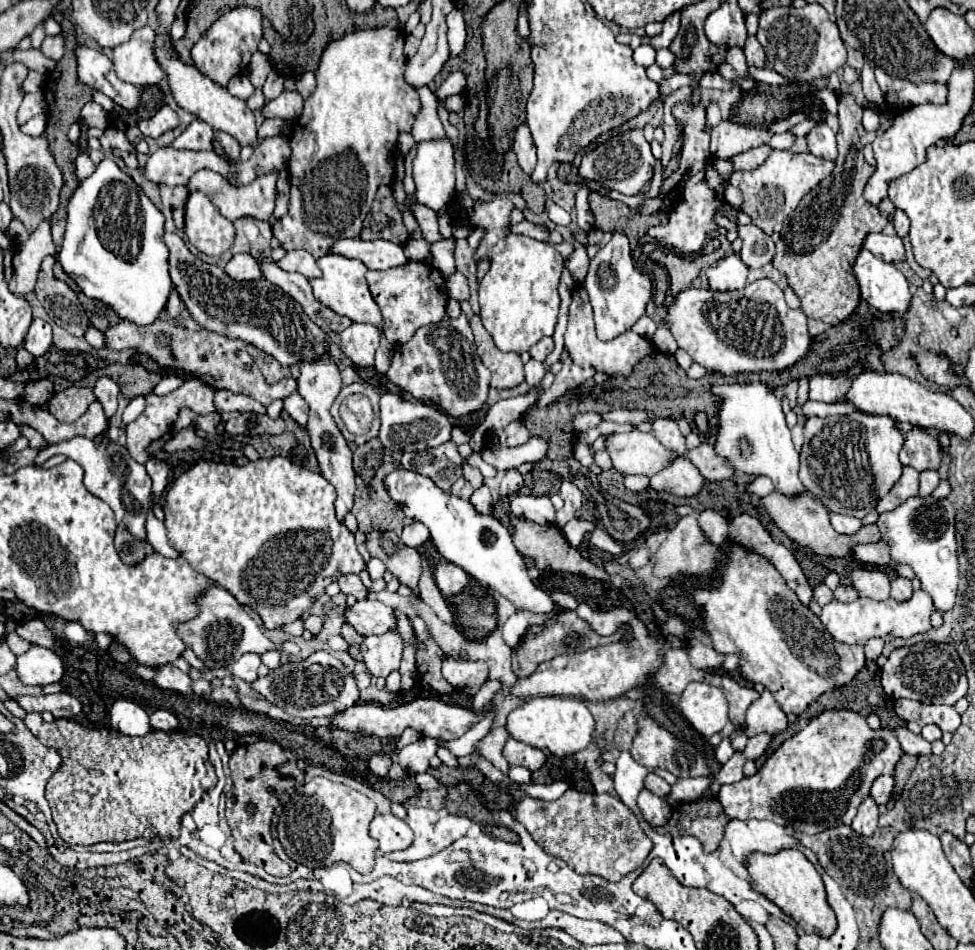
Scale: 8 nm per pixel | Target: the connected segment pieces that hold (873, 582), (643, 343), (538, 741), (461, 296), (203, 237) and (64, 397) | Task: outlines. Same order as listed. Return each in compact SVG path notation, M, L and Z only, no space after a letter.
M857 568L853 572L853 586L861 592L861 596L873 600L887 600L889 598L889 578L877 568Z
M577 286L573 290L573 302L571 302L571 310L569 310L569 326L567 326L567 334L565 334L565 346L573 358L573 362L577 362L583 368L595 368L597 372L603 372L607 376L629 376L633 372L633 368L647 356L653 356L657 352L655 344L649 338L639 336L633 330L627 330L625 334L621 334L615 340L609 342L601 342L595 336L595 326L593 326L593 310L587 298L587 292L583 286Z
M569 696L531 698L523 706L509 712L507 724L505 724L511 738L523 744L529 744L533 748L539 748L543 752L551 752L559 758L587 748L587 744L593 738L593 726L595 726L595 720L587 710L587 706L581 700L569 698Z
M455 272L449 280L447 280L447 294L449 298L455 298L459 302L469 300L469 286L467 286L467 278L461 272Z
M191 192L185 204L187 240L207 256L221 256L235 240L235 226L221 216L207 194Z
M71 386L63 392L53 394L43 410L53 414L61 422L75 422L81 414L85 414L87 406L95 400L95 394L91 388L77 388Z

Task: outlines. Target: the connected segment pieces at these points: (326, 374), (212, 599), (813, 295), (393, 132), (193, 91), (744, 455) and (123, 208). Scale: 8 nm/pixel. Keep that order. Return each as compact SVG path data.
M325 356L321 358L321 362L303 362L301 364L301 374L297 378L297 392L305 398L305 402L309 404L309 422L307 422L307 430L309 430L309 438L311 438L311 446L317 454L319 460L319 468L325 476L325 480L329 480L335 490L337 490L337 500L335 500L335 508L337 508L337 518L343 522L345 516L351 512L353 508L353 494L355 494L355 472L351 466L351 450L341 434L341 430L337 428L333 416L329 414L331 404L335 402L339 390L341 390L341 374L337 364Z
M209 586L205 592L201 592L201 596L197 596L195 602L199 604L199 614L189 622L177 624L175 630L177 636L197 654L197 658L207 668L229 668L247 652L265 654L269 650L283 650L287 654L299 654L299 646L295 642L283 642L281 646L277 646L275 642L265 638L263 630L251 620L245 608L237 604L237 600L221 586Z
M849 92L839 94L839 158L835 160L835 172L819 182L817 188L799 202L797 210L785 218L781 240L777 242L777 254L773 258L773 266L787 276L789 286L797 292L803 312L809 318L833 326L853 314L861 300L859 284L853 276L853 260L857 258L863 240L867 234L881 232L887 226L887 218L863 198L865 182L873 174L873 166L863 160L863 146L857 134L863 110Z
M375 28L375 30L359 30L359 32L353 32L353 34L347 34L343 36L341 40L333 40L323 56L321 56L321 64L319 64L319 70L315 72L317 76L317 90L311 94L309 100L305 100L305 108L301 112L301 116L295 120L293 128L291 128L291 136L289 136L289 142L291 142L291 158L287 162L287 170L289 170L289 184L291 184L291 204L289 204L289 212L277 220L273 224L273 236L279 240L281 248L285 250L295 250L295 248L303 248L307 250L309 254L313 254L315 258L321 258L325 254L329 254L329 248L337 242L337 240L343 240L343 238L357 238L361 234L361 228L363 228L363 218L367 216L367 212L371 210L371 202L375 198L375 192L381 184L391 184L393 176L395 176L395 146L397 146L397 138L401 132L411 132L413 128L413 122L421 110L421 100L419 100L419 94L415 92L413 86L409 86L403 78L403 72L405 72L405 64L407 64L407 58L403 54L403 42L405 42L405 36L401 30L397 28Z
M157 34L153 50L155 50L155 58L157 58L159 66L167 74L167 82L169 82L173 100L183 110L187 110L187 112L195 114L197 118L205 120L213 130L221 130L221 132L231 134L233 138L239 140L241 146L245 146L245 144L257 146L257 124L255 124L253 112L247 108L247 104L243 100L231 96L225 86L215 84L211 78L207 78L205 74L201 74L195 66L181 62L181 58L179 58L179 54L177 54L177 50L175 50L173 40L171 40L169 34Z
M761 382L713 386L711 392L723 398L715 432L717 454L729 458L737 472L743 472L747 476L769 476L775 484L775 490L789 498L805 494L807 490L797 476L799 452L791 442L785 414L775 394Z
M103 158L95 172L79 182L67 204L67 230L63 244L57 252L57 260L63 270L77 282L77 286L93 300L101 300L115 308L123 320L131 320L139 326L155 322L165 308L171 278L169 278L169 248L163 244L163 214L143 194L143 190L125 174L111 158Z

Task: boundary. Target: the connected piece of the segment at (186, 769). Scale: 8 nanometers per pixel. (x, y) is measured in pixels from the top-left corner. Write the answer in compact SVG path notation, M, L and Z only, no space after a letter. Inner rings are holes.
M35 712L25 716L25 726L63 758L63 764L47 782L45 798L51 806L59 836L69 844L91 846L97 842L125 842L133 838L177 838L181 816L191 812L203 792L217 784L215 770L207 756L207 742L201 736L157 730L145 736L125 736L113 728L85 728L73 720L45 722L41 714Z

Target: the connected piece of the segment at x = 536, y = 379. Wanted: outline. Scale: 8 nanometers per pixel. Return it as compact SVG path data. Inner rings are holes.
M529 360L529 362L525 364L525 382L527 382L531 388L537 386L543 376L545 376L545 368L543 368L541 362Z

